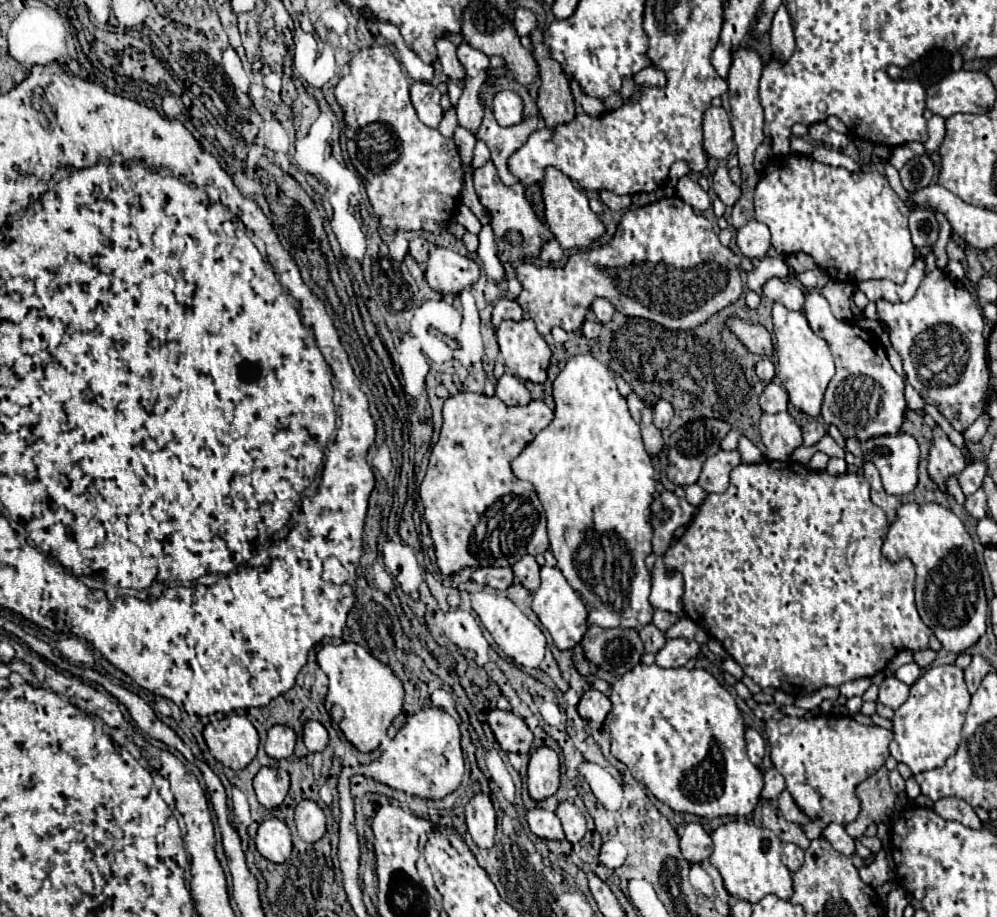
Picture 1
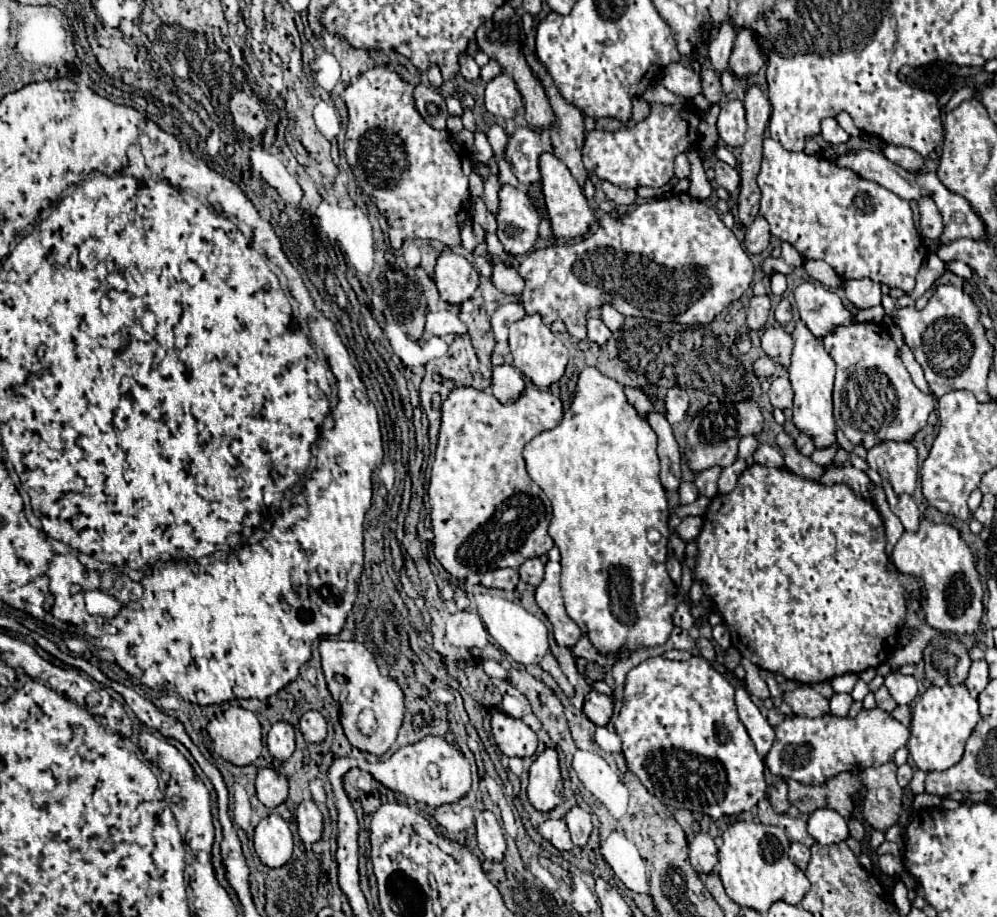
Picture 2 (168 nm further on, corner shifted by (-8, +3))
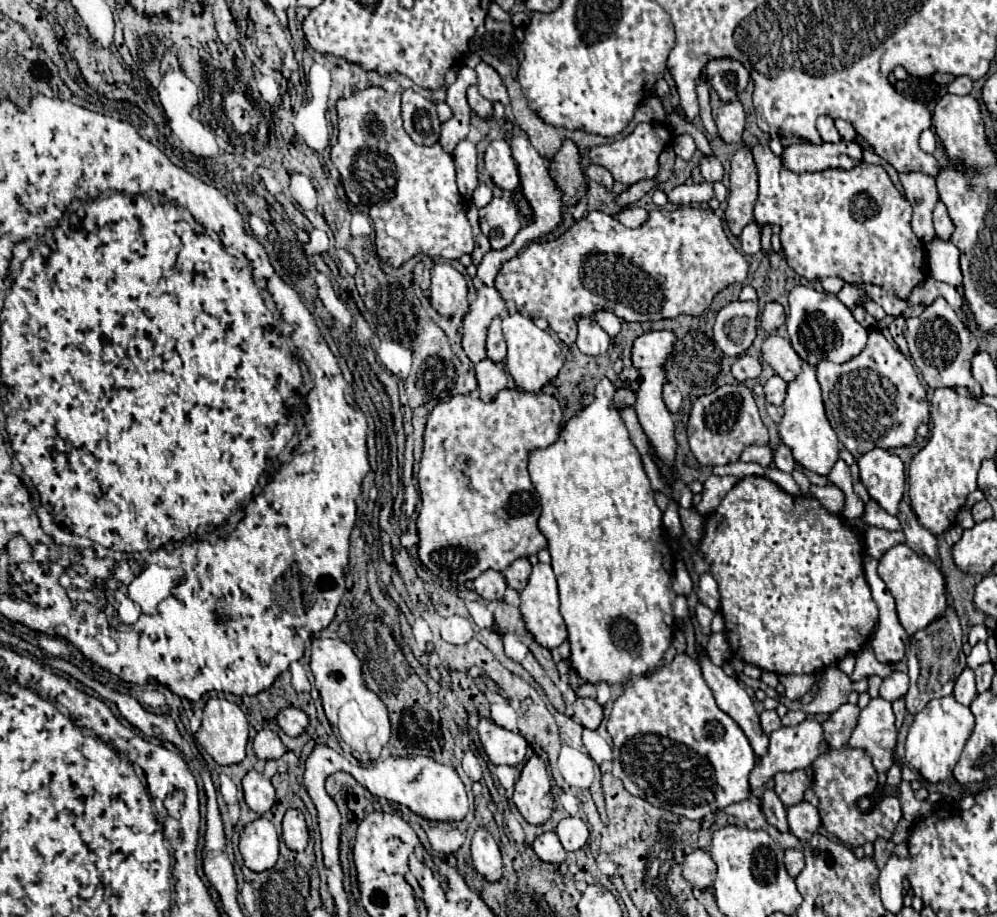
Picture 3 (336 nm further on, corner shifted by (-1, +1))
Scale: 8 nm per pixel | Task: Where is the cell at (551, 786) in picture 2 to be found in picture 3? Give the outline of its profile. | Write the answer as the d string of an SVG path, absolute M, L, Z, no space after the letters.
M538 755L530 757L524 765L512 801L530 825L542 825L552 815L550 777Z

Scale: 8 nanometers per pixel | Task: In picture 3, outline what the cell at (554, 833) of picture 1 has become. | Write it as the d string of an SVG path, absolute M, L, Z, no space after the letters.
M554 831L550 833L544 833L540 835L536 841L534 841L534 853L544 861L544 863L562 863L564 857L566 857L566 851L562 849L558 837Z

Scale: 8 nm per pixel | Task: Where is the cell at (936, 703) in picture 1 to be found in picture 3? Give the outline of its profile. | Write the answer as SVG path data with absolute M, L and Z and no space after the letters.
M952 695L942 699L932 699L928 705L914 717L914 723L906 737L906 755L904 761L910 769L918 771L930 783L942 783L952 777L952 769L974 729L974 715L970 707L960 705Z

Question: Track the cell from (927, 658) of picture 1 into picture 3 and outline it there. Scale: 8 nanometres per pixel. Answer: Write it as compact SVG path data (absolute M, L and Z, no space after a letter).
M838 667L826 669L820 683L818 683L818 693L810 705L802 705L800 701L789 701L784 694L779 694L778 702L785 705L788 710L802 710L806 713L832 713L840 705L848 701L850 691L866 691L866 679L862 681L850 681L850 677L840 671Z

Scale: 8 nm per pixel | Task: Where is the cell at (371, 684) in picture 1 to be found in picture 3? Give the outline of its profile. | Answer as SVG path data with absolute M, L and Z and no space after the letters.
M312 639L312 659L310 659L310 669L314 673L316 679L316 687L320 691L322 697L322 707L326 711L328 721L332 723L332 727L336 727L338 721L338 709L346 703L346 701L358 701L360 709L364 711L364 715L376 723L376 733L370 737L366 751L370 755L370 759L378 759L382 747L388 743L390 739L390 721L388 721L388 711L384 707L384 703L380 701L380 697L376 693L372 693L370 689L366 689L364 681L362 681L362 665L358 661L358 657L354 655L354 651L350 649L350 645L346 645L342 639Z

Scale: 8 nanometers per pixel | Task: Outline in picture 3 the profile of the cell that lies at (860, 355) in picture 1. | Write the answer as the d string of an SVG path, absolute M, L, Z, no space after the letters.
M872 331L866 349L850 359L848 363L836 365L830 361L822 361L816 367L816 377L820 381L822 387L822 399L826 405L826 417L832 425L832 429L836 431L840 443L858 459L860 455L868 453L874 447L880 449L896 449L896 447L904 447L910 445L914 441L916 435L916 427L920 423L928 423L928 399L926 399L926 389L922 387L922 383L916 377L916 371L912 367L912 363L892 345L884 339L882 333Z

